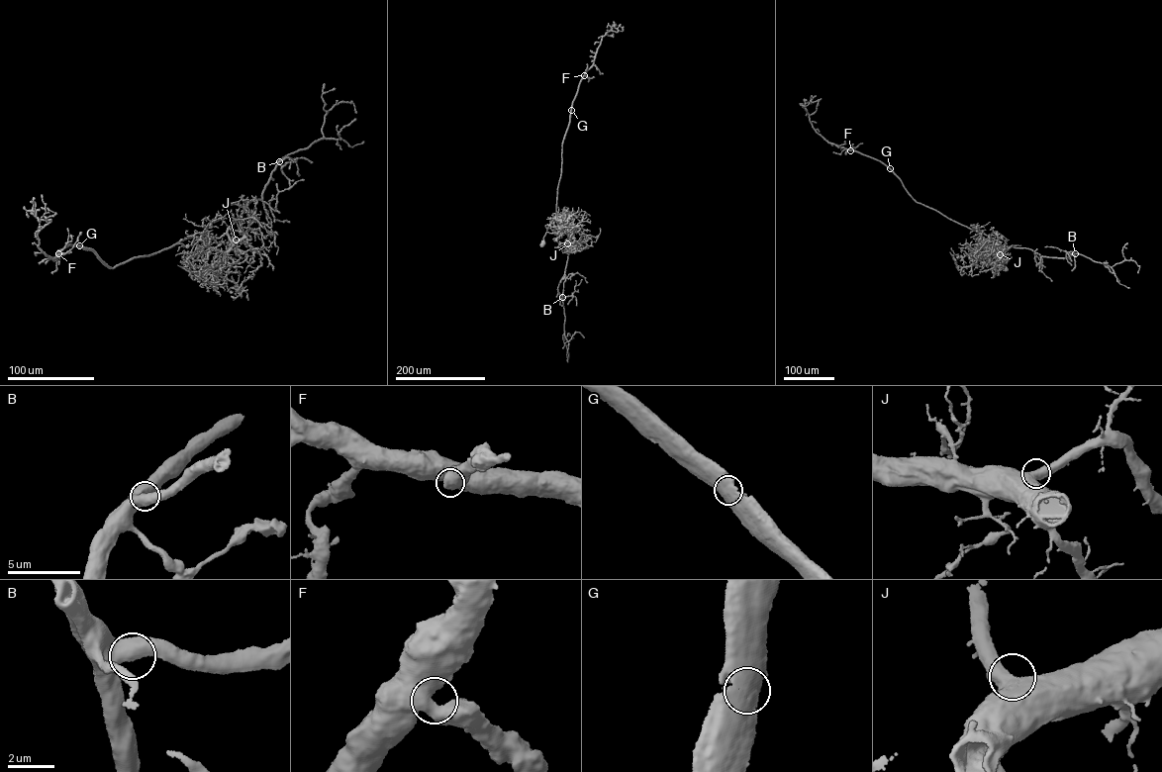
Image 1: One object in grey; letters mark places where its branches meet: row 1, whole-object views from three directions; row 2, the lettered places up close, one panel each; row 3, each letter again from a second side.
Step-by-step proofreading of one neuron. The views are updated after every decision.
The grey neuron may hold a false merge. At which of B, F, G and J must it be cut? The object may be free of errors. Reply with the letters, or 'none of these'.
none of these

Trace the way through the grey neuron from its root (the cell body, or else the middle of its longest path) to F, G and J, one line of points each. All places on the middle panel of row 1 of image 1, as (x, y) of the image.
F: (542, 243), (546, 232), (566, 232), (569, 237), (556, 218), (557, 189), (562, 144), (573, 100), (584, 75)
G: (542, 243), (546, 232), (566, 232), (569, 237), (558, 225), (556, 207), (561, 145), (571, 110)
J: (542, 243), (547, 232), (566, 232), (567, 243)

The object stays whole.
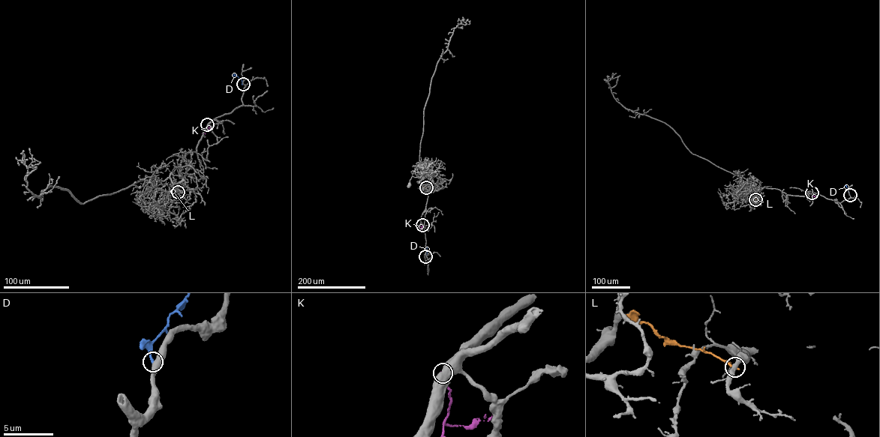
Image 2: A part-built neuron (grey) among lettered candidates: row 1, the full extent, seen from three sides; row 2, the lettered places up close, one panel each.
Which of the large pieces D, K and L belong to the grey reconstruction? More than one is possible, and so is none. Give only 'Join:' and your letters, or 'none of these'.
Join: none of these

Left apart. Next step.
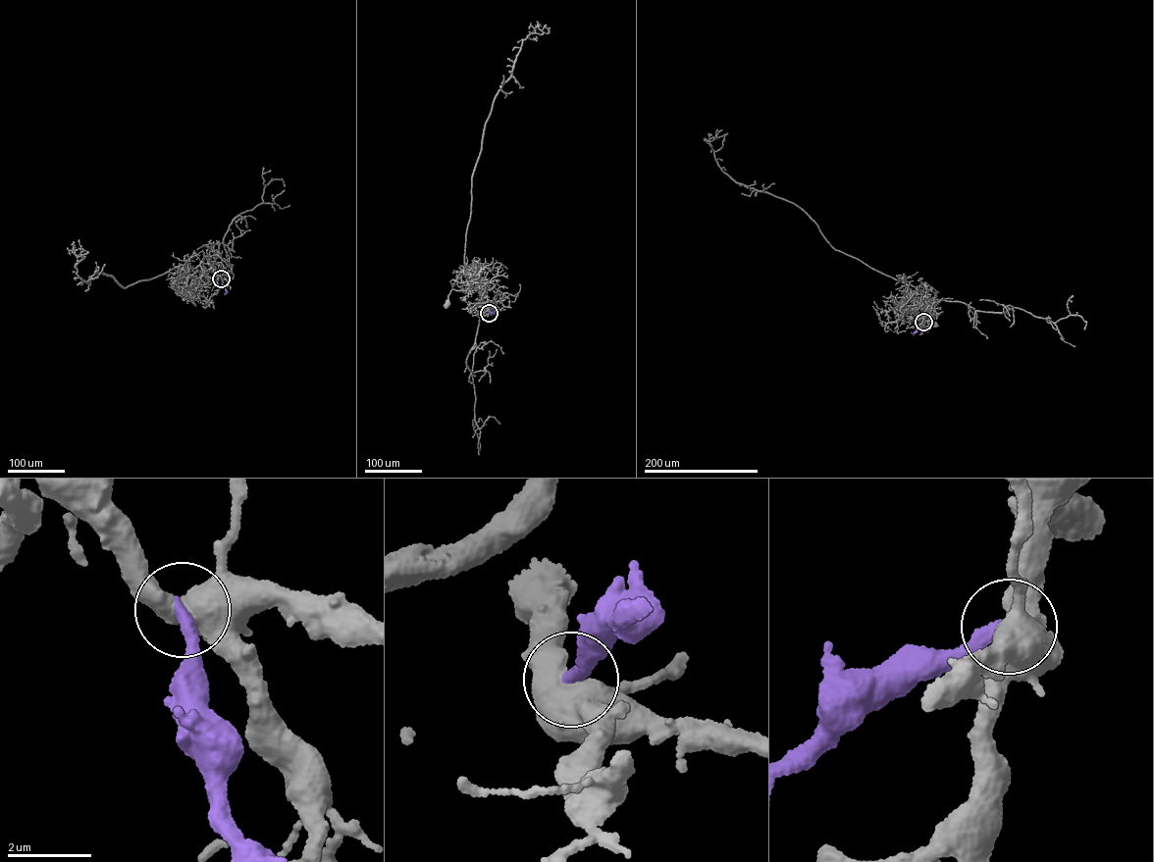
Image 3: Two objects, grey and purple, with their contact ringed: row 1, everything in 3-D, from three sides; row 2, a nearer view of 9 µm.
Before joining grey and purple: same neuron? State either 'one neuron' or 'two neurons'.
one neuron

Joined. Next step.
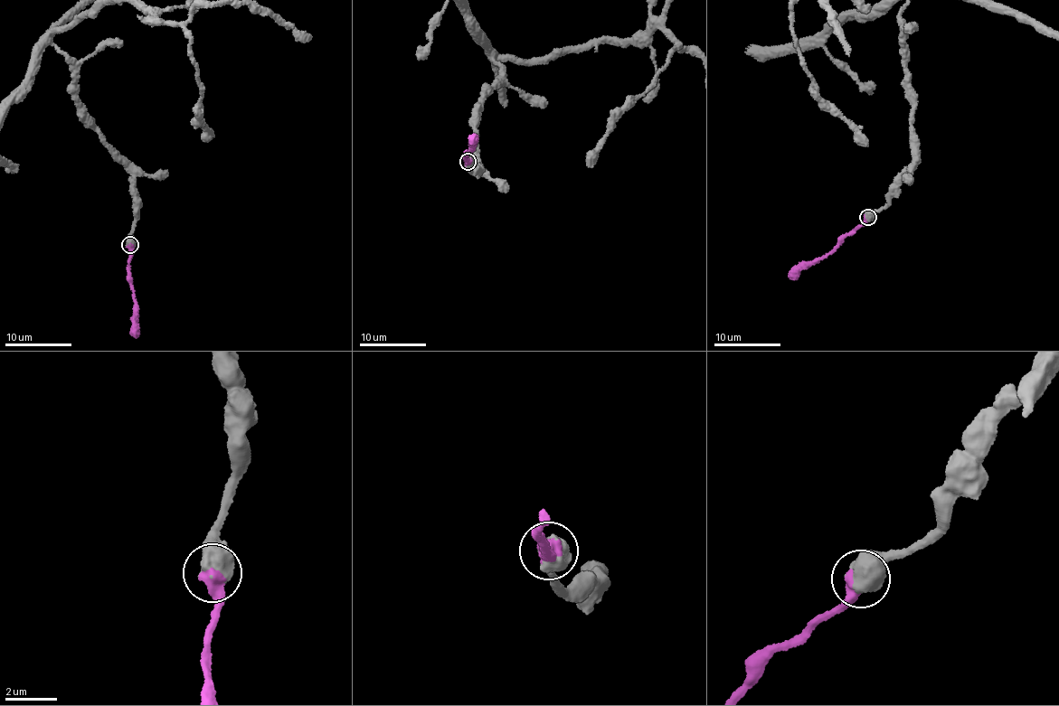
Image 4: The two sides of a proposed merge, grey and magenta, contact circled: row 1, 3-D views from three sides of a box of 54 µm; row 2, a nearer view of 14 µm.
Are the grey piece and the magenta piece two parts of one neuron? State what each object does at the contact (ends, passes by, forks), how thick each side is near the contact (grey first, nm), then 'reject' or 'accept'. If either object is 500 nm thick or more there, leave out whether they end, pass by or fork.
850/700 nm | accept

